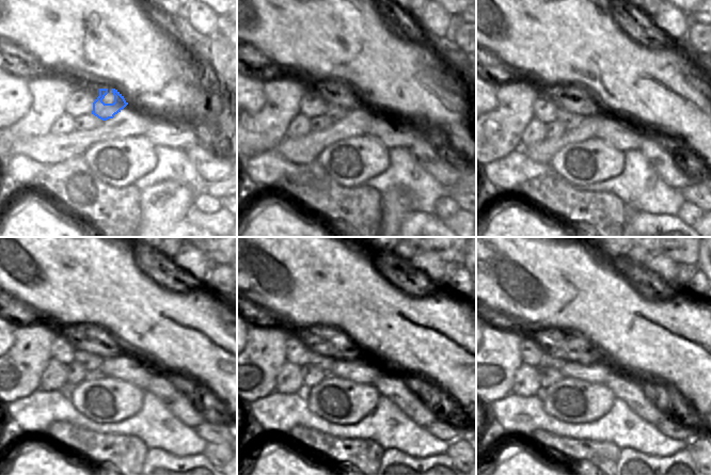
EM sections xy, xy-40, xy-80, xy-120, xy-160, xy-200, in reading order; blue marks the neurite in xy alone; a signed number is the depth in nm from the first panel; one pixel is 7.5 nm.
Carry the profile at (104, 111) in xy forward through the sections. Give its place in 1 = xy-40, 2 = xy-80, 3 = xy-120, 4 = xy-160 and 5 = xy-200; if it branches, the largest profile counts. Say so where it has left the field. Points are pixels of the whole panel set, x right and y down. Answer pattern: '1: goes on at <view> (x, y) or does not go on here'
1: goes on at xy-40 (334, 111)
2: goes on at xy-80 (574, 114)
3: goes on at xy-120 (91, 358)
4: goes on at xy-160 (325, 359)
5: goes on at xy-200 (553, 359)

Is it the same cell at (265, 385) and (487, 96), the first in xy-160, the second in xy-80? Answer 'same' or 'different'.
different

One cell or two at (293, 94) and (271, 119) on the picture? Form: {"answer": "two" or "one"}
{"answer": "one"}

